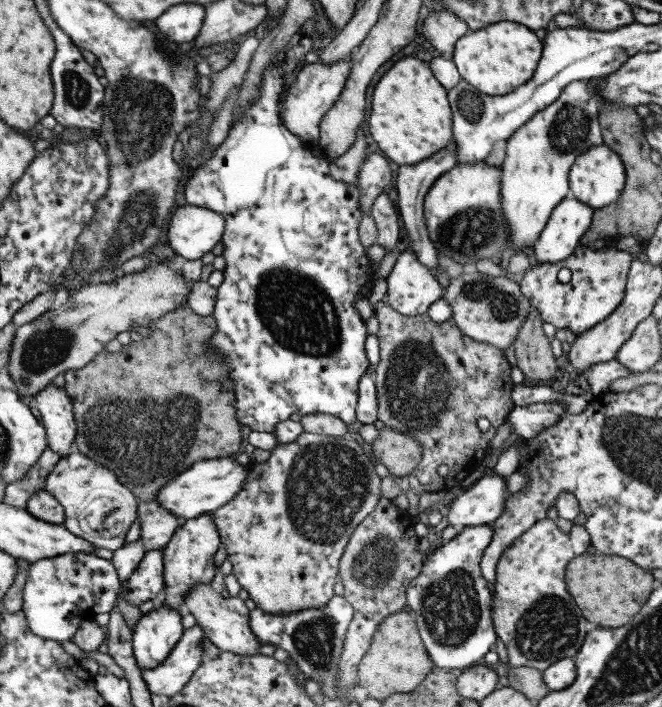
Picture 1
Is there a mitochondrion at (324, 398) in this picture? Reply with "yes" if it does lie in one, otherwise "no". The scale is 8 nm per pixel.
no

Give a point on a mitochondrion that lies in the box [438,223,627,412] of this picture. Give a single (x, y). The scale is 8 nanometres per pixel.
(504, 307)

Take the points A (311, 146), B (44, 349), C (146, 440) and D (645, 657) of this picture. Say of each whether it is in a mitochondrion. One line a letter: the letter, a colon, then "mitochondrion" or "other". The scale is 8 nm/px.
A: other
B: mitochondrion
C: mitochondrion
D: mitochondrion

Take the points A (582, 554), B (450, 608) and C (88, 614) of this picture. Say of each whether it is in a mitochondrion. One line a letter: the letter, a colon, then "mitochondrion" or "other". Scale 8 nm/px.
A: other
B: mitochondrion
C: other

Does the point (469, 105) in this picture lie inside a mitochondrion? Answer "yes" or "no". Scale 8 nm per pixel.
yes

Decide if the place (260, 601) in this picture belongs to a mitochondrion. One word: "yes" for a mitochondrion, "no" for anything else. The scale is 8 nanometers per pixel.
no

